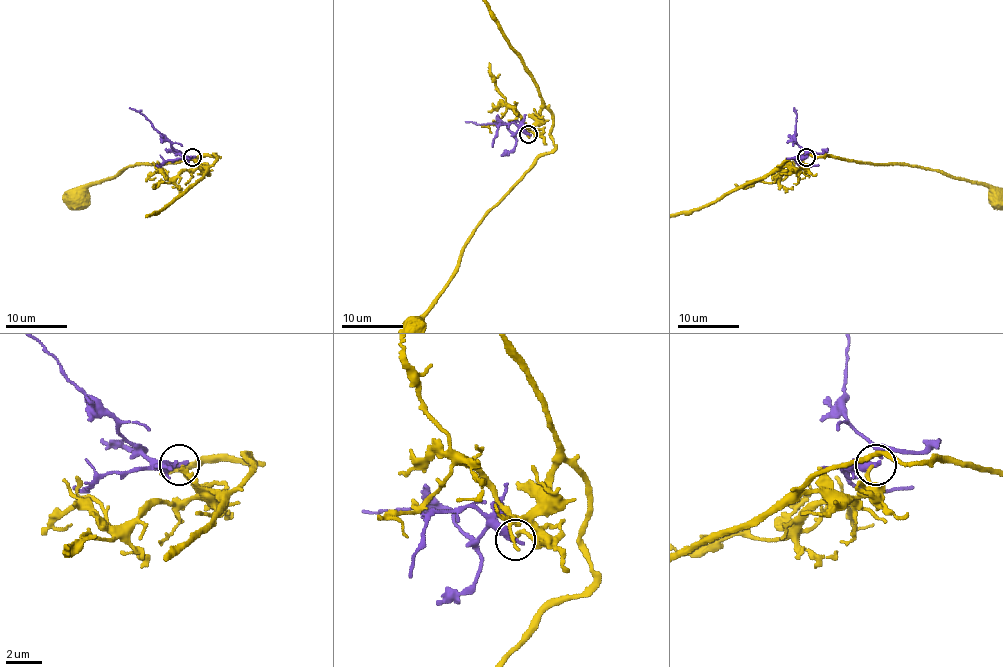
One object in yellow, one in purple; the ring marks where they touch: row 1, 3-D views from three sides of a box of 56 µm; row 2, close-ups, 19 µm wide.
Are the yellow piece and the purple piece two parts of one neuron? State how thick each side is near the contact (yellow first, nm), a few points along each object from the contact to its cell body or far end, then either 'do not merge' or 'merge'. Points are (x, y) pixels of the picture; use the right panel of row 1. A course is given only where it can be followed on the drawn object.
200/400 nm | yellow via (804, 157), (798, 168), (780, 166), (806, 154), (911, 164), (983, 183), (997, 197) | purple via (806, 157), (801, 157), (804, 151), (795, 142), (797, 114), (794, 108) | do not merge

